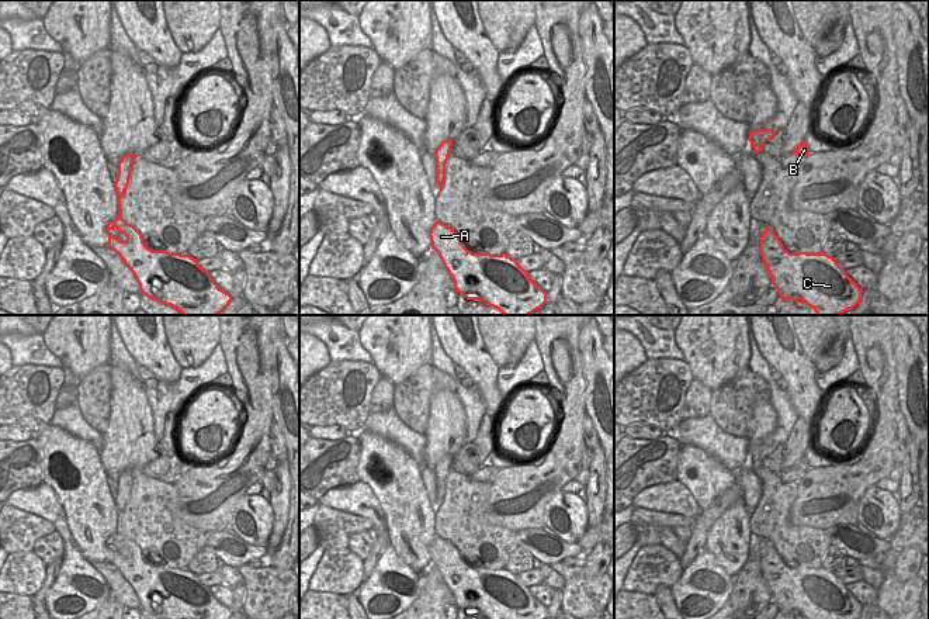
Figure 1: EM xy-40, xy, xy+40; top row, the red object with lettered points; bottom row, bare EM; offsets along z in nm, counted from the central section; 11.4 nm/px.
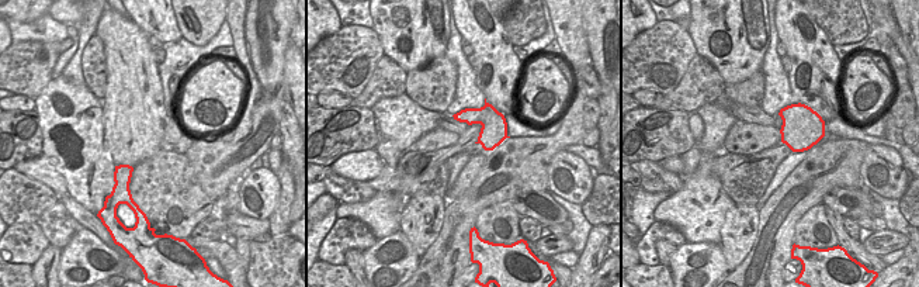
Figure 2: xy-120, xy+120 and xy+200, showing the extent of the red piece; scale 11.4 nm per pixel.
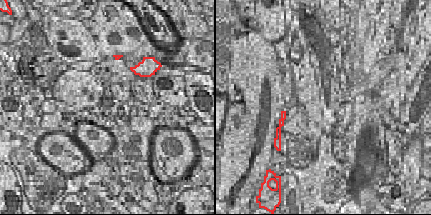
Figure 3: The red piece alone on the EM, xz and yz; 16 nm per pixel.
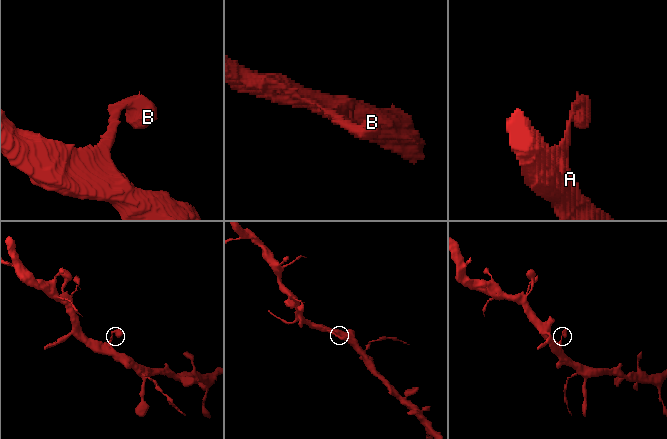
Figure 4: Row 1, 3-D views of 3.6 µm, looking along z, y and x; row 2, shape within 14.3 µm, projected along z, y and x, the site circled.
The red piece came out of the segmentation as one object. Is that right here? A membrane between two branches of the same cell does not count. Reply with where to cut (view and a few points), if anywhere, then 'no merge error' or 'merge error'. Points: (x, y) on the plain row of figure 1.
cut none; no merge error

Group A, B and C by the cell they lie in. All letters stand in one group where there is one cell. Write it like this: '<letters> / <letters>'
A B C

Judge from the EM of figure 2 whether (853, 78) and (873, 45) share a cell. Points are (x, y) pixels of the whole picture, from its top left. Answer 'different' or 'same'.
different

